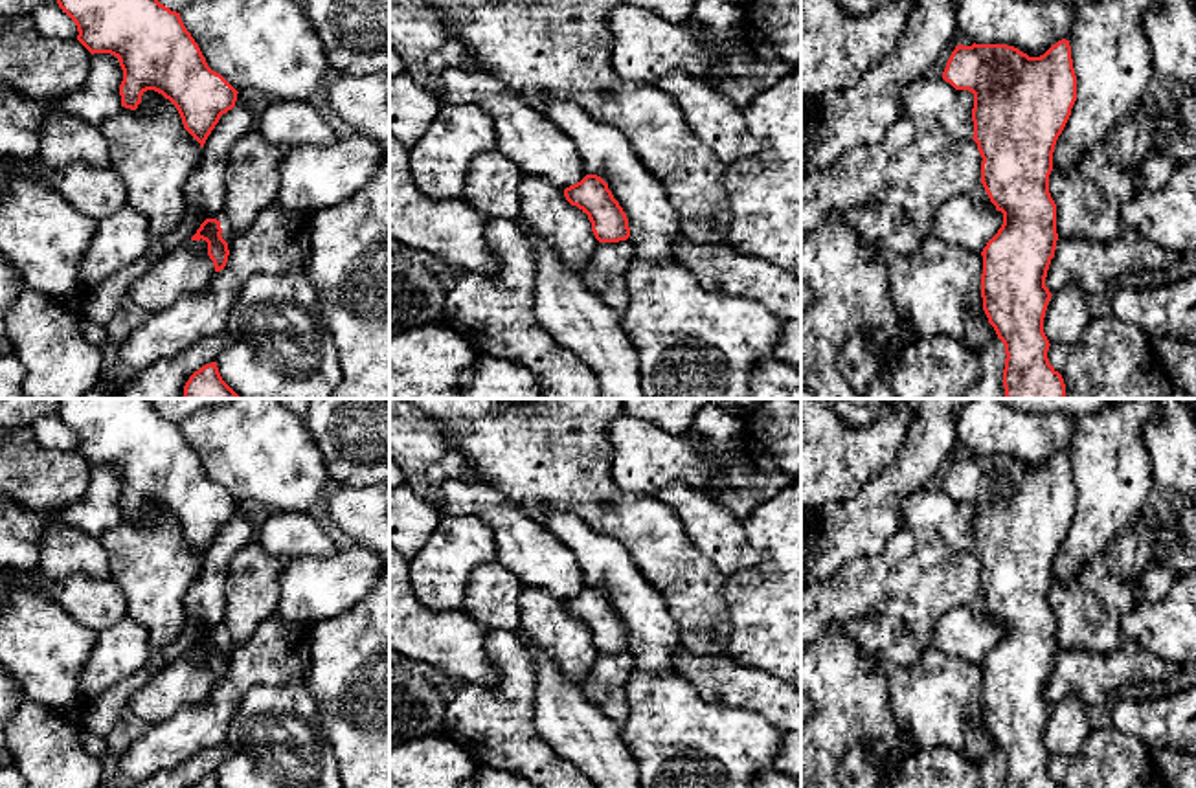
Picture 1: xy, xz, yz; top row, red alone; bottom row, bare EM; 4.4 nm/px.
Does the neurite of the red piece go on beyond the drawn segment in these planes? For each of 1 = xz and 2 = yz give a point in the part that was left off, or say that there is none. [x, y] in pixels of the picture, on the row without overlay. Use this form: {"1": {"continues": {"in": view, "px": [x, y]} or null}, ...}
{"1": {"continues": null}, "2": {"continues": null}}

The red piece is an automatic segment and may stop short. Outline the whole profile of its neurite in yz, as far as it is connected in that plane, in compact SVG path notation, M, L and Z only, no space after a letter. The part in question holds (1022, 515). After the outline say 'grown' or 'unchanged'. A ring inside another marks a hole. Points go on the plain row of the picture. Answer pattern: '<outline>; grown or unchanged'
M1069 452L1029 468L1007 456L955 457L942 490L974 505L974 553L983 569L981 595L1003 625L1003 636L983 659L981 709L988 735L1005 757L1003 788L1062 788L1047 770L1044 729L1051 711L1047 681L1056 661L1056 615L1049 604L1053 564L1077 512Z; unchanged

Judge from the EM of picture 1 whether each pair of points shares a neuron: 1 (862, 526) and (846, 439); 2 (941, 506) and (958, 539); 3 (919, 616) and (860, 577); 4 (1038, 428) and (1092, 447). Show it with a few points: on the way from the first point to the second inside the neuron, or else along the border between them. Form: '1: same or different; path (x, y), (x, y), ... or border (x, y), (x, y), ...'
1: different; border (888, 465), (851, 496), (829, 502), (820, 509)
2: same; path (943, 513), (956, 531)
3: same; path (904, 603), (886, 603), (875, 592)
4: different; border (1077, 419), (1068, 450)

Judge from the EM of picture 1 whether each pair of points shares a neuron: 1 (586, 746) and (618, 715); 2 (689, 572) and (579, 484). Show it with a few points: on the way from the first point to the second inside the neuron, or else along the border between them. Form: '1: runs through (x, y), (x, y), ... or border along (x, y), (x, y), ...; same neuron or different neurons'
1: border along (601, 713), (620, 728); different neurons
2: runs through (662, 546), (612, 496), (607, 496); same neuron

